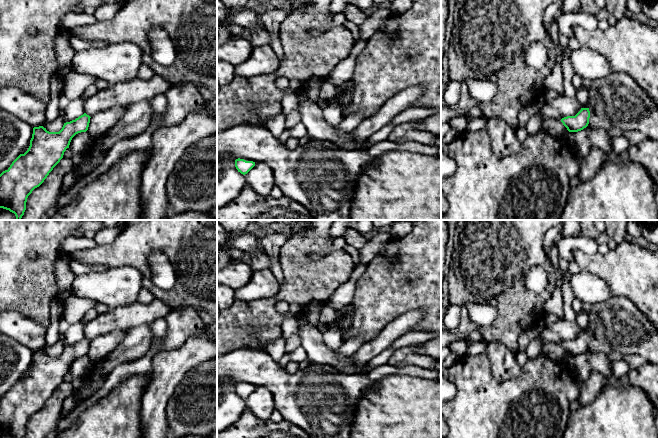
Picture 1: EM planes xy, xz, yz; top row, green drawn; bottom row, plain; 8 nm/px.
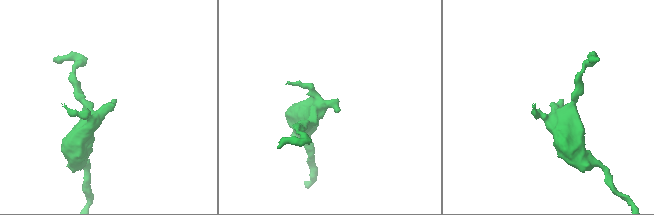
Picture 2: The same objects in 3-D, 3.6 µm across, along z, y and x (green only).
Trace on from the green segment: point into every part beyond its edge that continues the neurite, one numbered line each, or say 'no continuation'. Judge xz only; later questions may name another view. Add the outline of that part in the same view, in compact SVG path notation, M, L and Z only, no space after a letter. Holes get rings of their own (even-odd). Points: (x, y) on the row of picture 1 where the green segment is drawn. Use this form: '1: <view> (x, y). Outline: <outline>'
no continuation

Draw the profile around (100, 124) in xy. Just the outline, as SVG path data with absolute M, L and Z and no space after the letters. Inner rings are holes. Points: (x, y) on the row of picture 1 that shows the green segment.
M113 107L91 117L87 130L91 140L96 141L101 136L106 135L125 113L126 109L125 107Z

